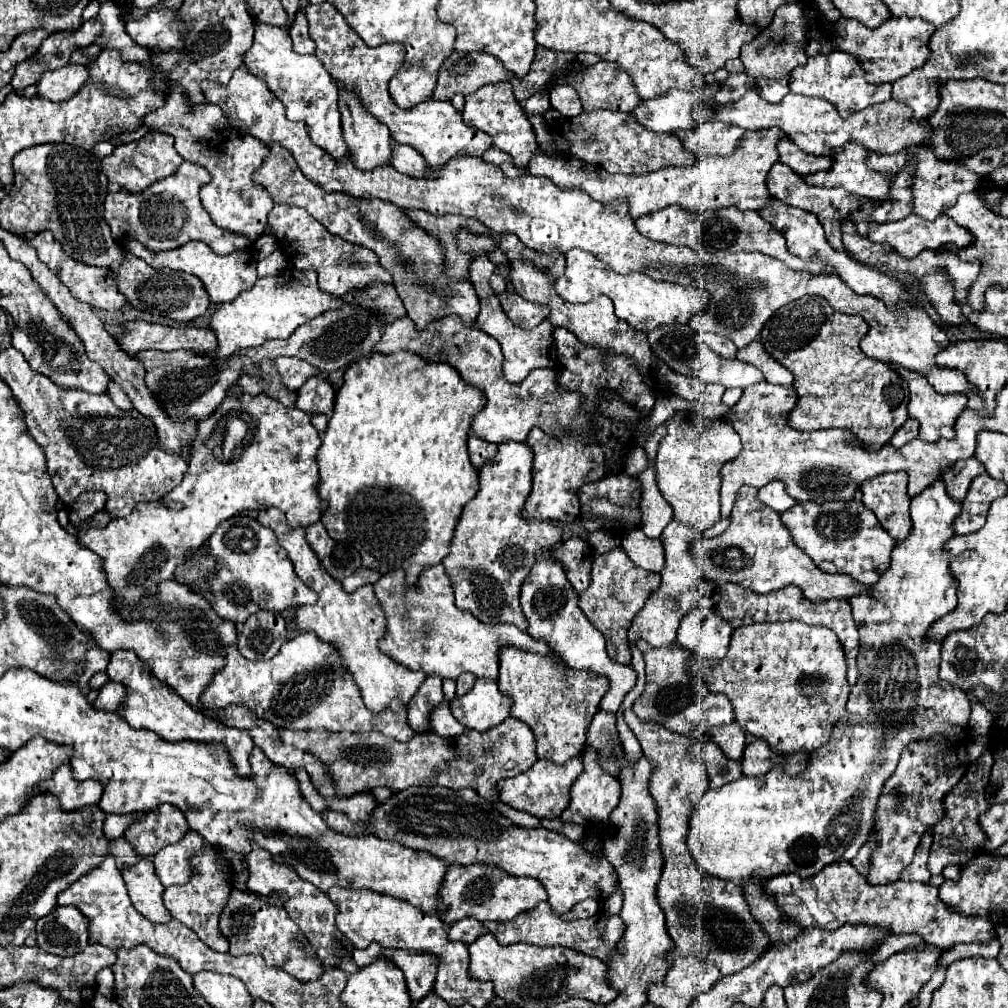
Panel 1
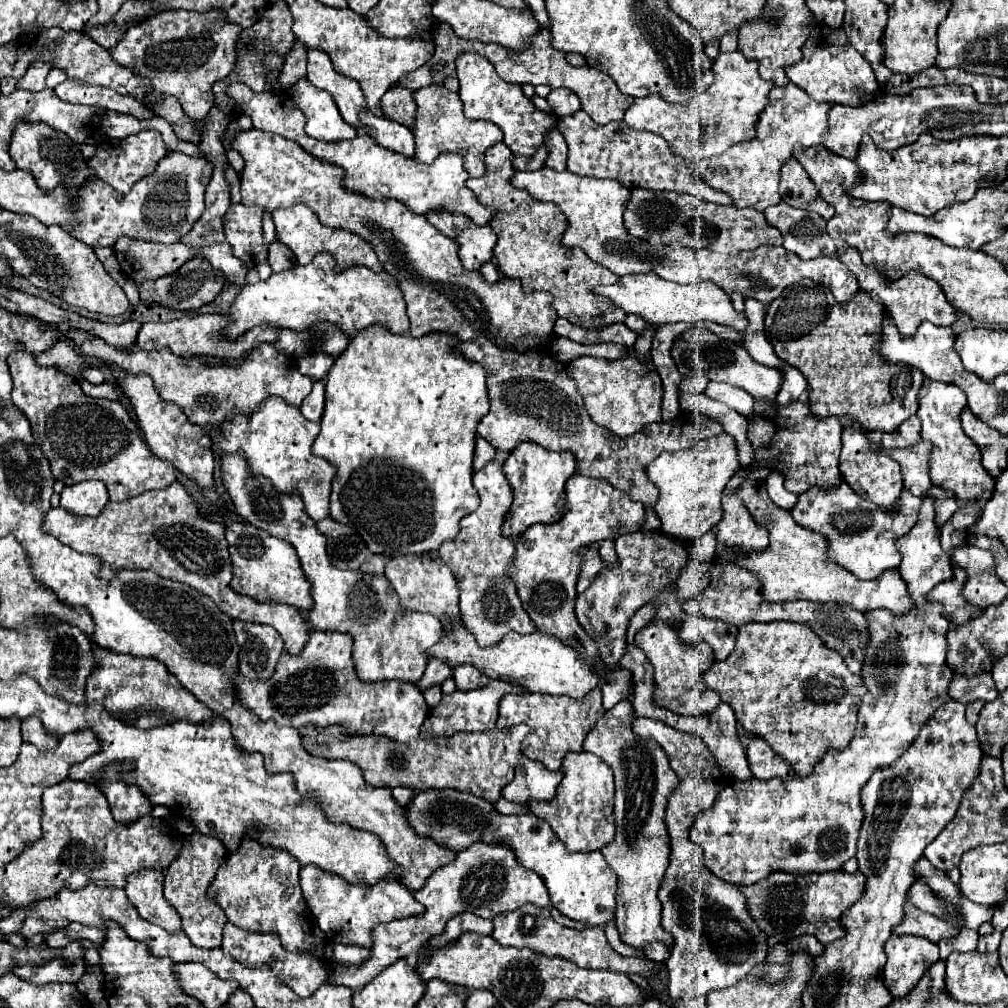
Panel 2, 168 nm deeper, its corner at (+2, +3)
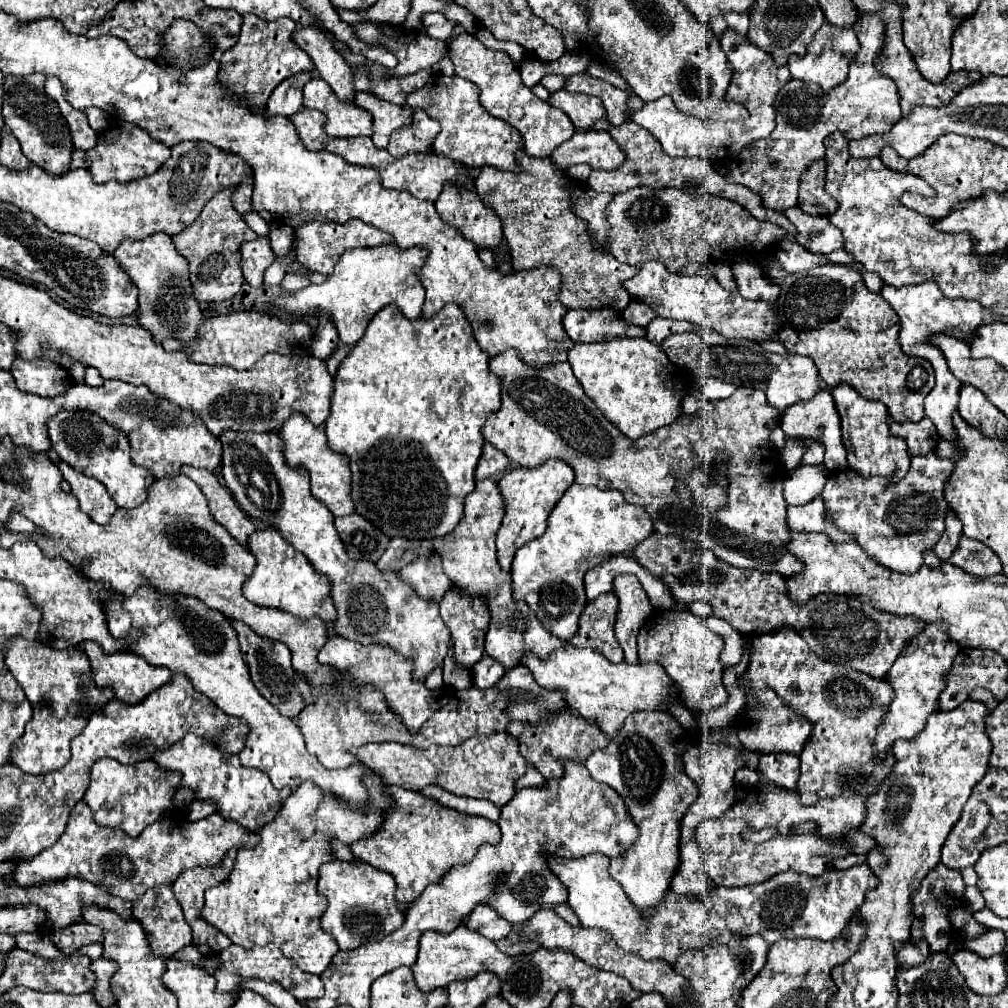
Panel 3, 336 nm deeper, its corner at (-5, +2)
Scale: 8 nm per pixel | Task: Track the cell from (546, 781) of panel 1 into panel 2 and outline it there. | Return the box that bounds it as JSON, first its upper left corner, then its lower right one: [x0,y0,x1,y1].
[503,759,561,803]

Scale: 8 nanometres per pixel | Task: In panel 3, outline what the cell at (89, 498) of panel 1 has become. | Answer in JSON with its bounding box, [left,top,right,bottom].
[58,462,116,524]

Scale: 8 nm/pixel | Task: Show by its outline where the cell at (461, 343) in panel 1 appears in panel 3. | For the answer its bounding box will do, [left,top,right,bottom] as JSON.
[482,348,802,576]

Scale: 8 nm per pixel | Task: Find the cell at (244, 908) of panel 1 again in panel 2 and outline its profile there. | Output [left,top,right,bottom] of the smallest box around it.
[223,923,327,997]

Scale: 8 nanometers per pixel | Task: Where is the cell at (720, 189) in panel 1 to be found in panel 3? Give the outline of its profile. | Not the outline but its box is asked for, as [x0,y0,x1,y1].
[720,14,902,212]

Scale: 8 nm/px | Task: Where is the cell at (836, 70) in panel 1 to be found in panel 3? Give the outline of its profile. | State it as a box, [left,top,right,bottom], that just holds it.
[788,24,860,90]

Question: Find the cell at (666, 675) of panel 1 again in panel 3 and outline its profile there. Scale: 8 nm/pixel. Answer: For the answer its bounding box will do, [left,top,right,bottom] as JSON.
[638,610,728,712]

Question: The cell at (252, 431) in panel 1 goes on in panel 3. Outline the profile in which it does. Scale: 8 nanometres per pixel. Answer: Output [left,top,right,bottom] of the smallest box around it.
[278,412,352,516]

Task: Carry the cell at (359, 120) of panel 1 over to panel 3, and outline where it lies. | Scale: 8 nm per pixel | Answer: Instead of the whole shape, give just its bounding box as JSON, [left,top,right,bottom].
[294,26,356,102]

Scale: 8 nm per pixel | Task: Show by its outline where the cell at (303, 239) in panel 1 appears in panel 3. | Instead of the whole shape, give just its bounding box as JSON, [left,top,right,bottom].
[294,220,394,276]

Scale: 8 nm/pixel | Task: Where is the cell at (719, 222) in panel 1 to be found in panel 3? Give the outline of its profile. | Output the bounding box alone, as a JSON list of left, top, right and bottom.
[606,186,788,272]

